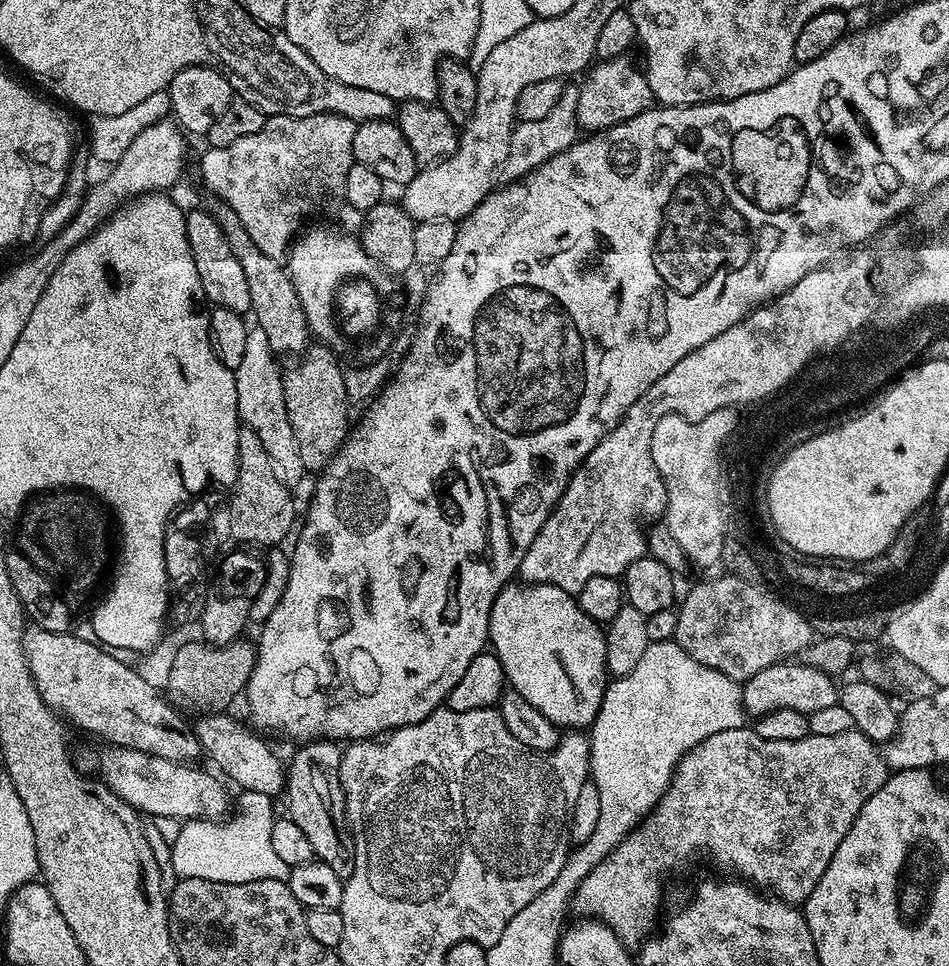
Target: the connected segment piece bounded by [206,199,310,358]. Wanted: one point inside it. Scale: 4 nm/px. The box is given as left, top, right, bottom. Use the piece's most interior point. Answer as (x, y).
(274, 302)

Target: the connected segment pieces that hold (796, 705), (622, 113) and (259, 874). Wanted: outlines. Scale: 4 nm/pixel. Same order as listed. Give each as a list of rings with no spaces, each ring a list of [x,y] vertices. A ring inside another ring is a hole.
[[[803,662],[771,664],[766,666],[766,670],[758,670],[754,678],[743,681],[740,693],[745,713],[749,717],[759,718],[774,710],[810,713],[825,706],[834,706],[838,702],[838,684],[832,680],[835,679],[829,673]]]
[[[619,56],[600,60],[587,69],[583,77],[584,85],[579,85],[578,88],[576,103],[576,123],[583,131],[585,128],[585,133],[603,132],[605,128],[613,128],[653,107],[650,82],[639,67],[632,68],[630,61],[631,59]]]
[[[241,791],[240,813],[218,820],[190,820],[181,823],[178,838],[171,845],[177,877],[202,878],[210,882],[254,882],[255,880],[287,881],[289,868],[270,843],[274,813],[273,797]]]

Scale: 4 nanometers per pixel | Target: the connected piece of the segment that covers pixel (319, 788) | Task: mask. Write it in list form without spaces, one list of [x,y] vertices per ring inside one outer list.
[[[313,740],[300,748],[286,764],[287,819],[298,822],[302,834],[310,841],[313,857],[328,864],[342,881],[348,881],[354,870],[355,846],[348,826],[346,802],[340,781],[342,748],[331,740]]]

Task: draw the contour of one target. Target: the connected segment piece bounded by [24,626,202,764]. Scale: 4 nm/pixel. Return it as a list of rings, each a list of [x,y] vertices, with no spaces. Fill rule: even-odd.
[[[35,626],[24,629],[24,657],[30,666],[34,686],[38,686],[38,694],[42,694],[46,706],[55,710],[57,716],[69,725],[77,724],[82,731],[104,740],[100,742],[108,746],[142,750],[142,754],[154,754],[158,758],[166,758],[179,764],[199,761],[196,759],[201,759],[202,749],[193,725],[187,724],[175,712],[177,709],[169,703],[161,689],[160,693],[146,677],[139,676],[132,668],[127,668],[116,656],[119,655],[105,650],[99,643],[84,642],[72,632],[50,634],[50,630]]]

